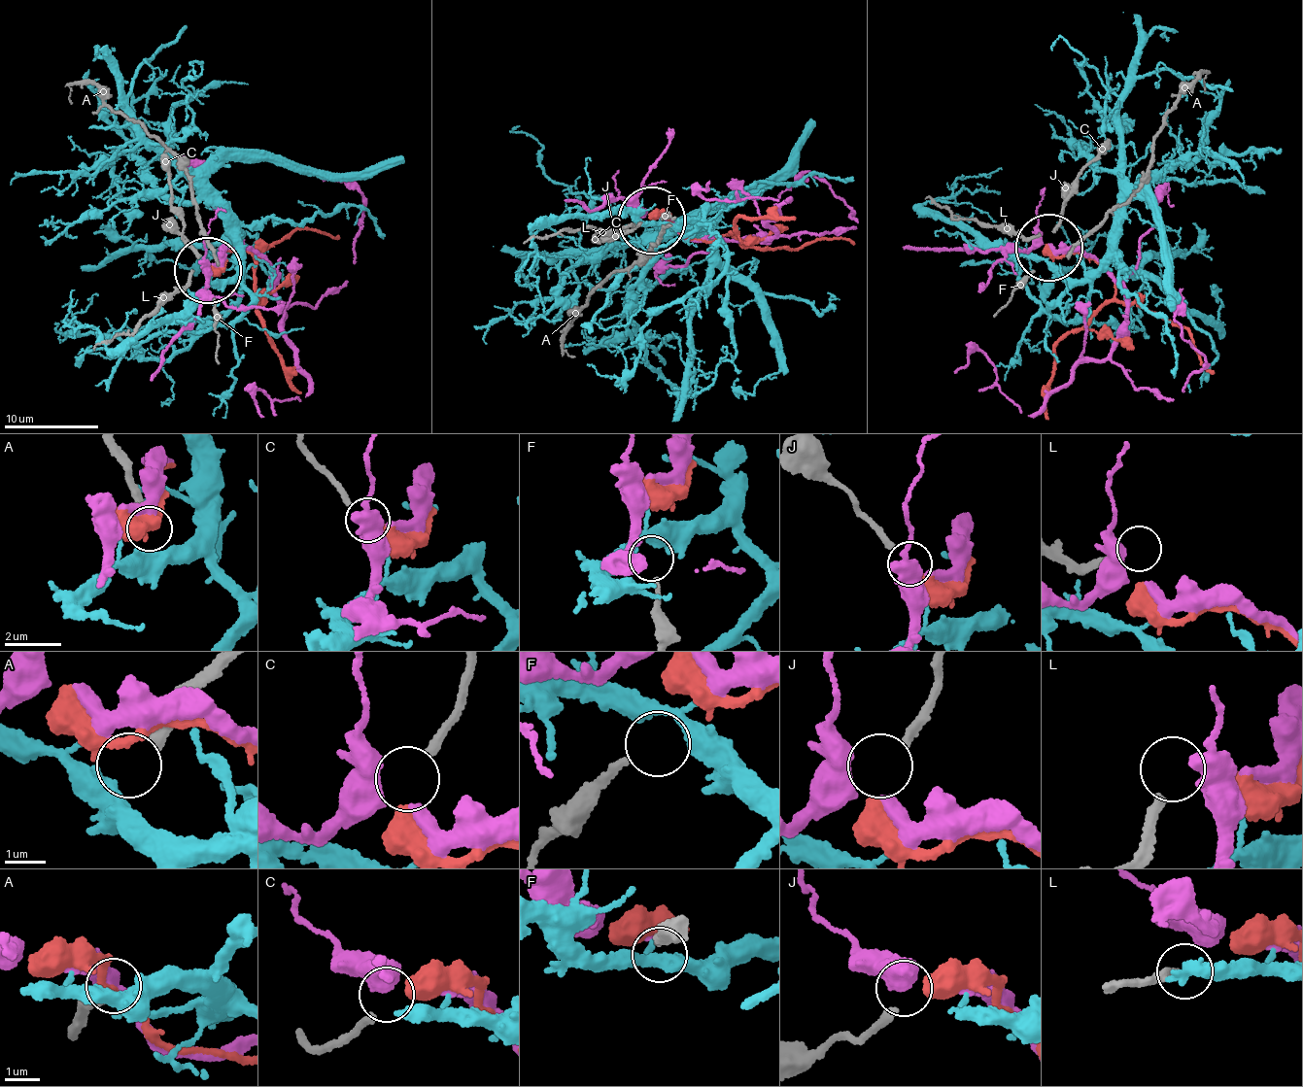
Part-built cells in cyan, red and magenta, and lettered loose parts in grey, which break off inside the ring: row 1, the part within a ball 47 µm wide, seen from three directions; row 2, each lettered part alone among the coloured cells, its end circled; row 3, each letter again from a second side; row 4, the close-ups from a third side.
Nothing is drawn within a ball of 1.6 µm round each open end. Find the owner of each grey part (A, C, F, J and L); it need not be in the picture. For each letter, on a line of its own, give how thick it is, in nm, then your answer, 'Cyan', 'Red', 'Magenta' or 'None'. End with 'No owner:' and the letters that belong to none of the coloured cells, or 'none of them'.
A: Thickness 260 nm. None
C: Thickness 190 nm. Magenta
F: Thickness 170 nm. Cyan
J: Thickness 200 nm. Red
L: Thickness 240 nm. None
No owner: A, L

